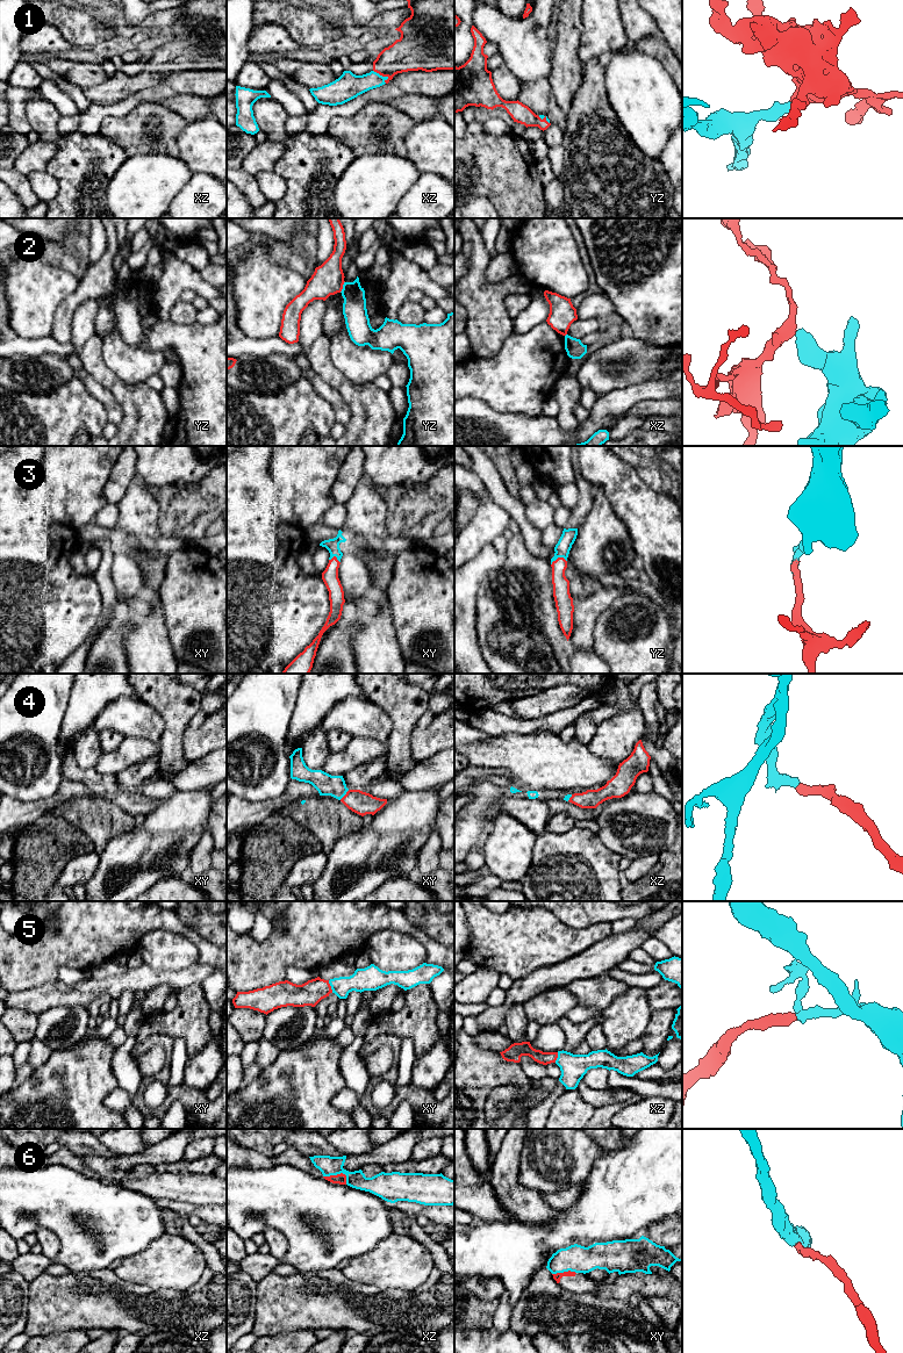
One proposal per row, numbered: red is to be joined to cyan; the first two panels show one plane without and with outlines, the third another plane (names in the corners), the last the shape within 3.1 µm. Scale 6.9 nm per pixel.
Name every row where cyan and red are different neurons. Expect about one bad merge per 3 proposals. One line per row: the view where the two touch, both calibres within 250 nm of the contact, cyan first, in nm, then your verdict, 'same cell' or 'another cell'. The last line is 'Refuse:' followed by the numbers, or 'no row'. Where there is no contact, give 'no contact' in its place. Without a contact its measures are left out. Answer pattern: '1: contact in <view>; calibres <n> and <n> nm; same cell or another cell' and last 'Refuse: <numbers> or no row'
1: contact in xz; calibres 180 and 240 nm; same cell
2: contact in yz; calibres 170 and 220 nm; another cell
3: contact in yz; calibres 100 and 110 nm; same cell
4: contact in xy; calibres 150 and 160 nm; same cell
5: contact in xy; calibres 160 and 170 nm; same cell
6: contact in xz; calibres 130 and 70 nm; another cell
Refuse: 2, 6

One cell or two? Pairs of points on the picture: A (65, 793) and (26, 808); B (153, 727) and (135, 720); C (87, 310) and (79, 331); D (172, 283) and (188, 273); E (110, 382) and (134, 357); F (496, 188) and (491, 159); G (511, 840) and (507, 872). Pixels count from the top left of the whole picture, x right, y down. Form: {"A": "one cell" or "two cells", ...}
{"A": "one cell", "B": "one cell", "C": "one cell", "D": "one cell", "E": "two cells", "F": "one cell", "G": "one cell"}

